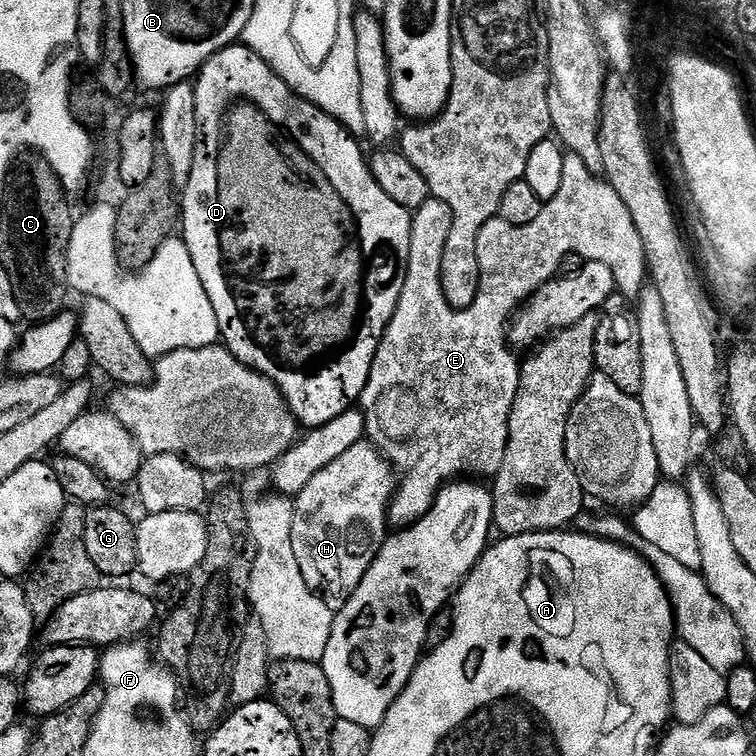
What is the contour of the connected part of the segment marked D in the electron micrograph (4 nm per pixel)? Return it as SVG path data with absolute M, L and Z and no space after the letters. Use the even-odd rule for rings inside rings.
M243 42L232 44L229 48L222 49L221 52L215 52L204 63L204 67L195 77L194 87L196 89L196 109L198 110L198 138L194 150L194 170L190 170L188 183L183 185L182 188L182 232L184 228L182 239L184 245L190 250L190 258L194 262L194 270L198 270L198 278L202 278L202 286L206 286L210 306L214 306L214 314L218 318L220 340L223 347L232 352L234 358L238 358L246 367L255 368L257 372L273 380L280 387L280 393L286 398L286 402L296 415L297 421L303 427L305 424L305 429L321 428L326 426L326 422L334 422L334 418L338 418L342 413L349 411L359 401L361 394L364 393L364 387L370 378L370 370L374 366L374 358L378 354L378 346L382 342L386 326L390 326L390 322L394 318L394 310L402 298L402 290L409 283L408 263L410 262L410 234L412 233L413 213L407 208L398 206L398 202L394 202L394 198L390 198L390 194L386 194L386 190L382 190L382 186L378 186L369 161L366 159L366 152L364 156L359 142L356 141L359 139L347 128L343 128L330 114L326 114L309 100L304 100L294 90L290 90L290 86L286 86L286 82L282 82L282 78L278 78L278 74L274 74L274 70L270 70L270 66L266 66L266 62L262 58L258 58L258 54L254 54L254 50L250 50Z

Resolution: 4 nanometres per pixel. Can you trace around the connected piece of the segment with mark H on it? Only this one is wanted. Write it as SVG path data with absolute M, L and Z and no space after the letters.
M361 442L350 446L346 454L341 454L326 466L326 470L318 470L310 482L294 497L293 510L293 542L295 557L301 566L302 577L313 589L323 597L326 606L339 610L358 590L362 578L366 578L366 570L374 562L377 552L384 544L390 532L388 522L388 506L396 494L398 476L384 455L370 442Z

